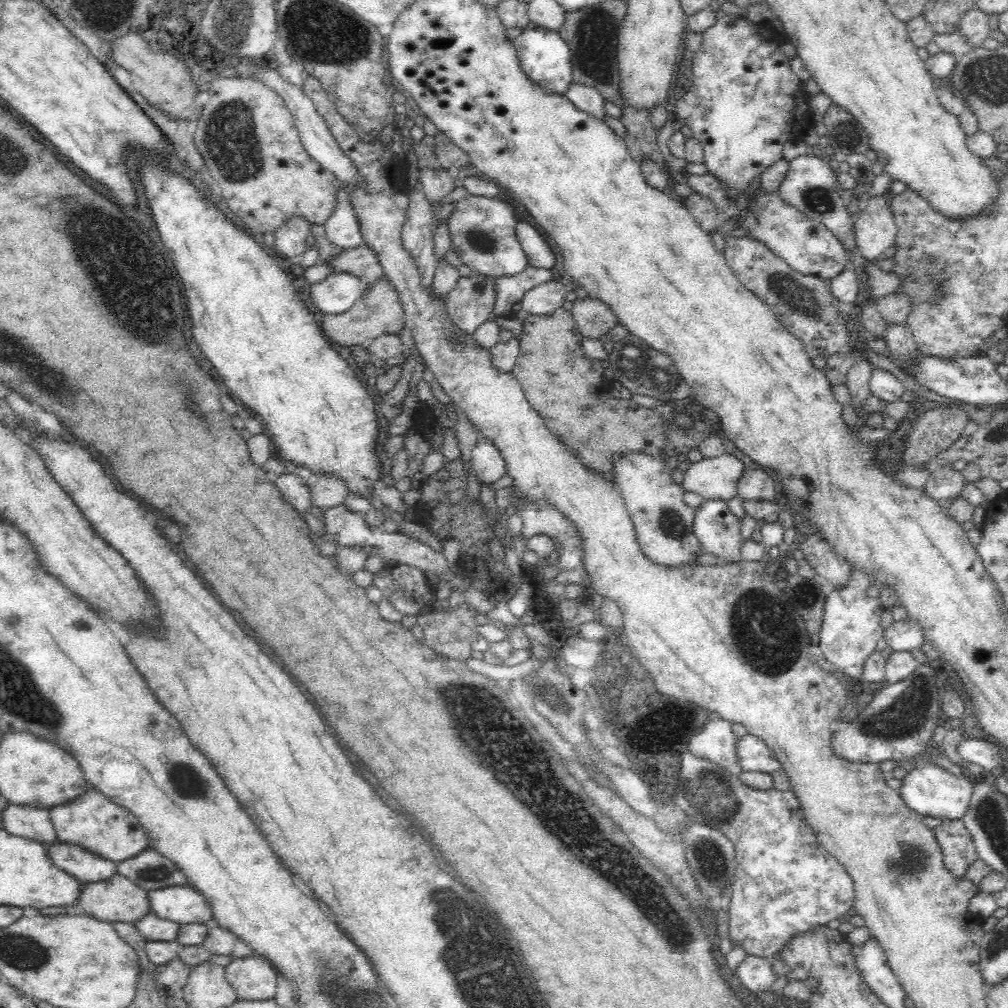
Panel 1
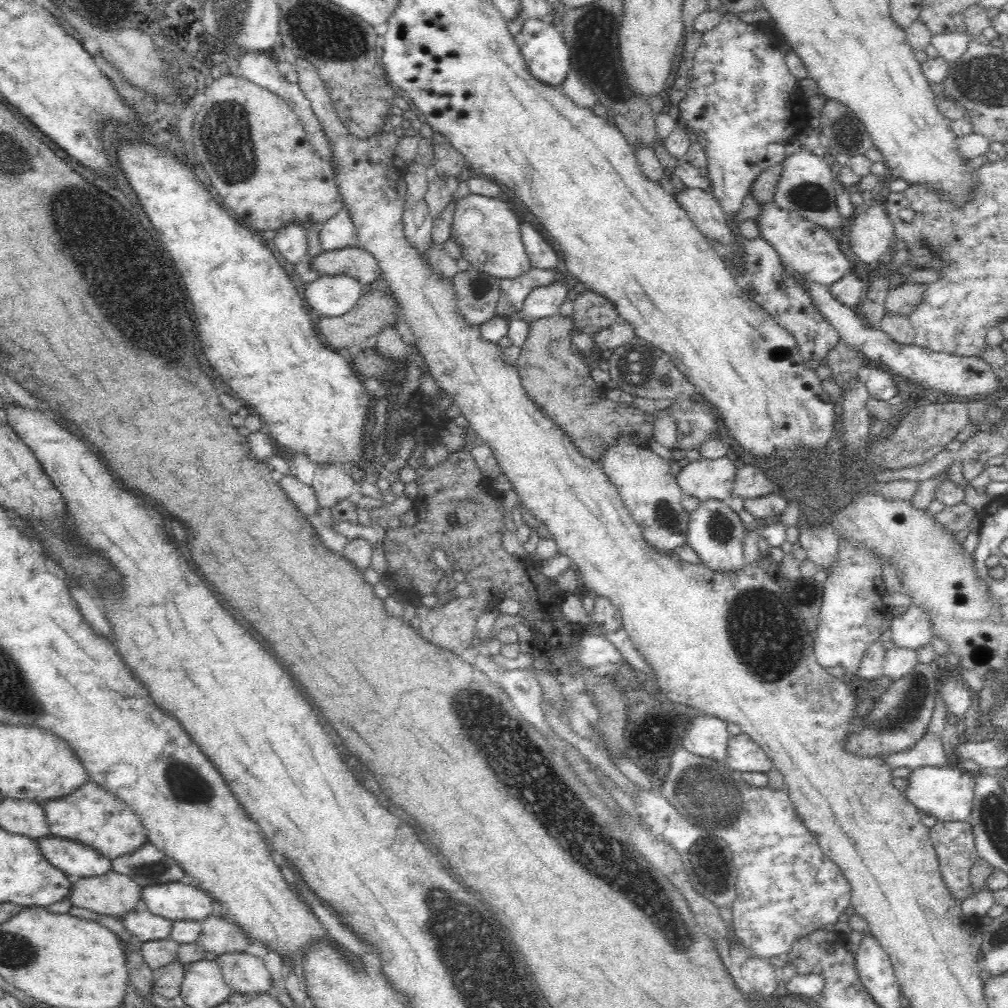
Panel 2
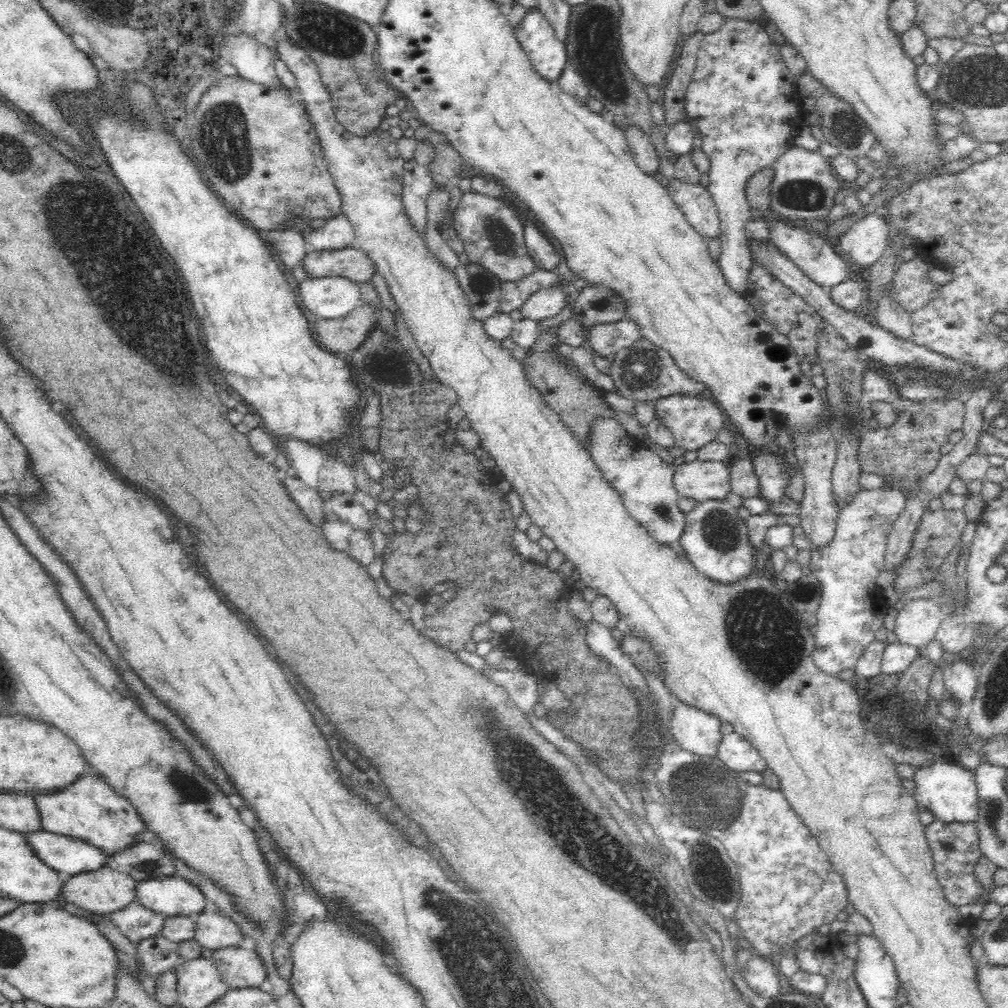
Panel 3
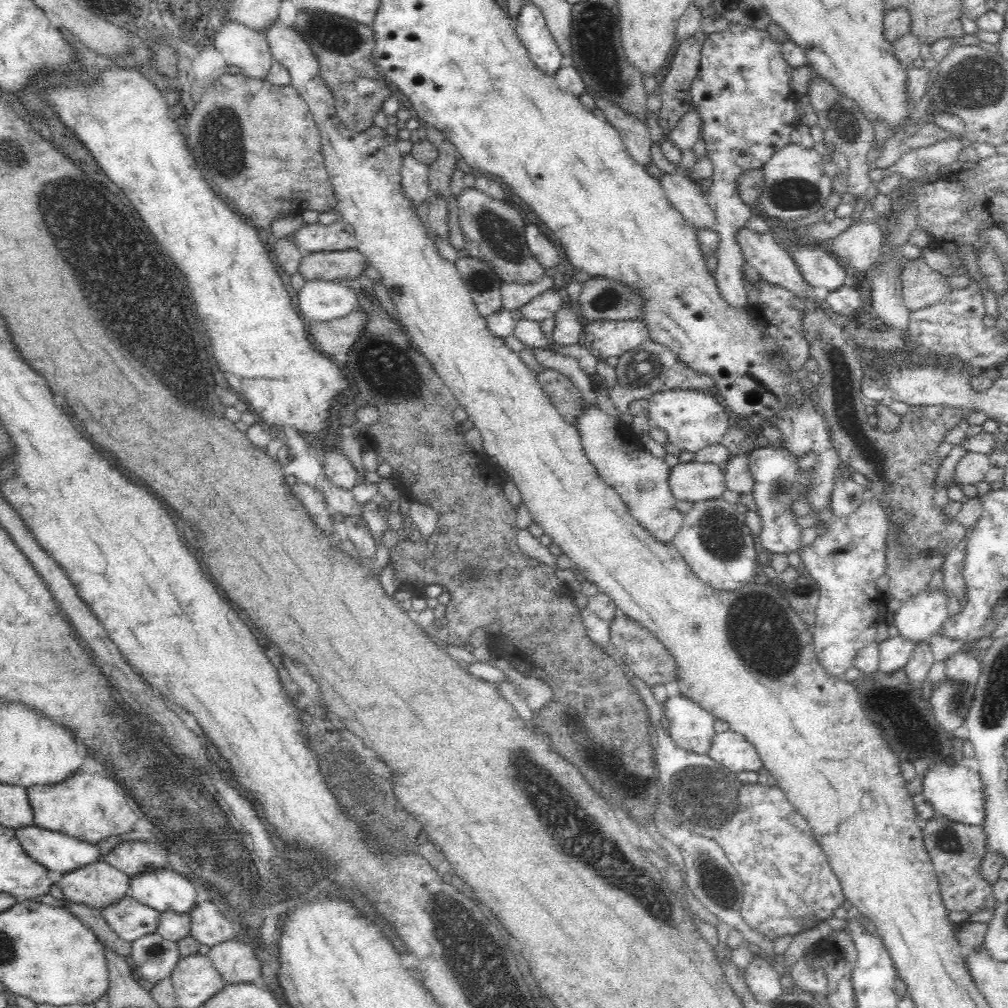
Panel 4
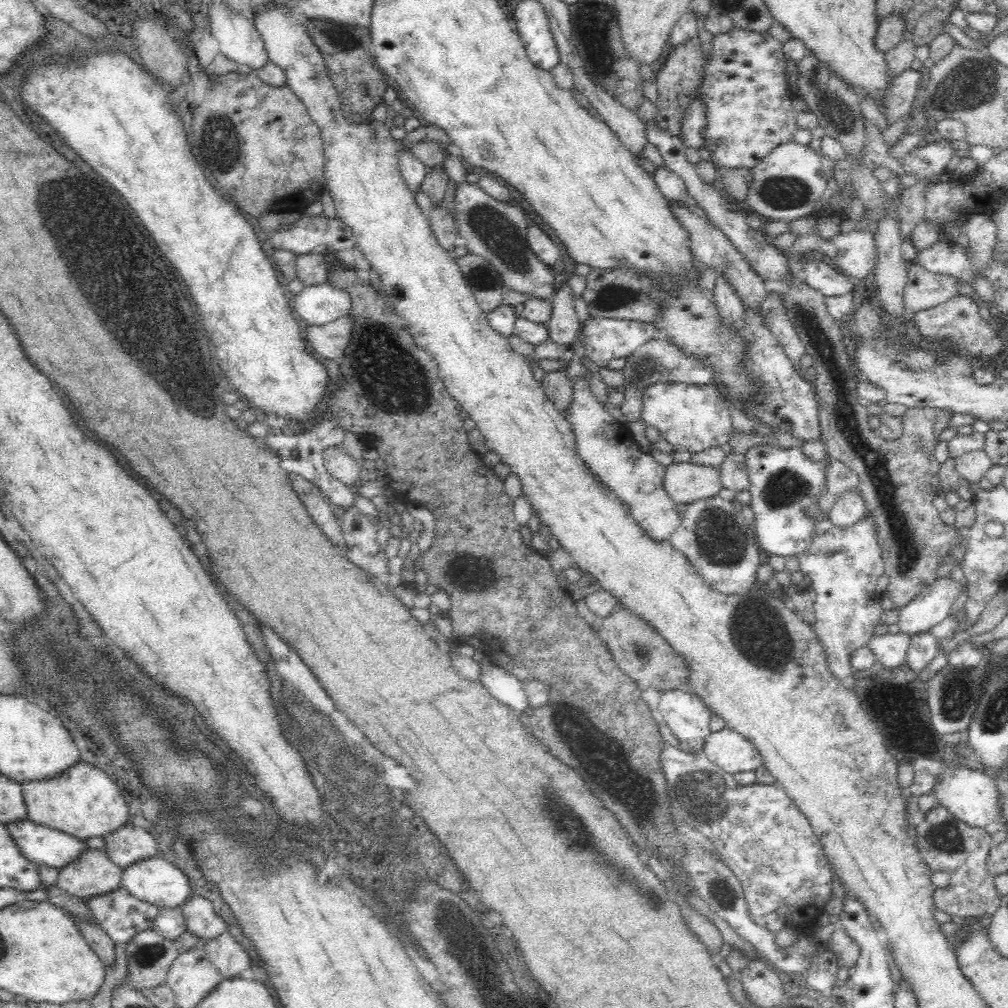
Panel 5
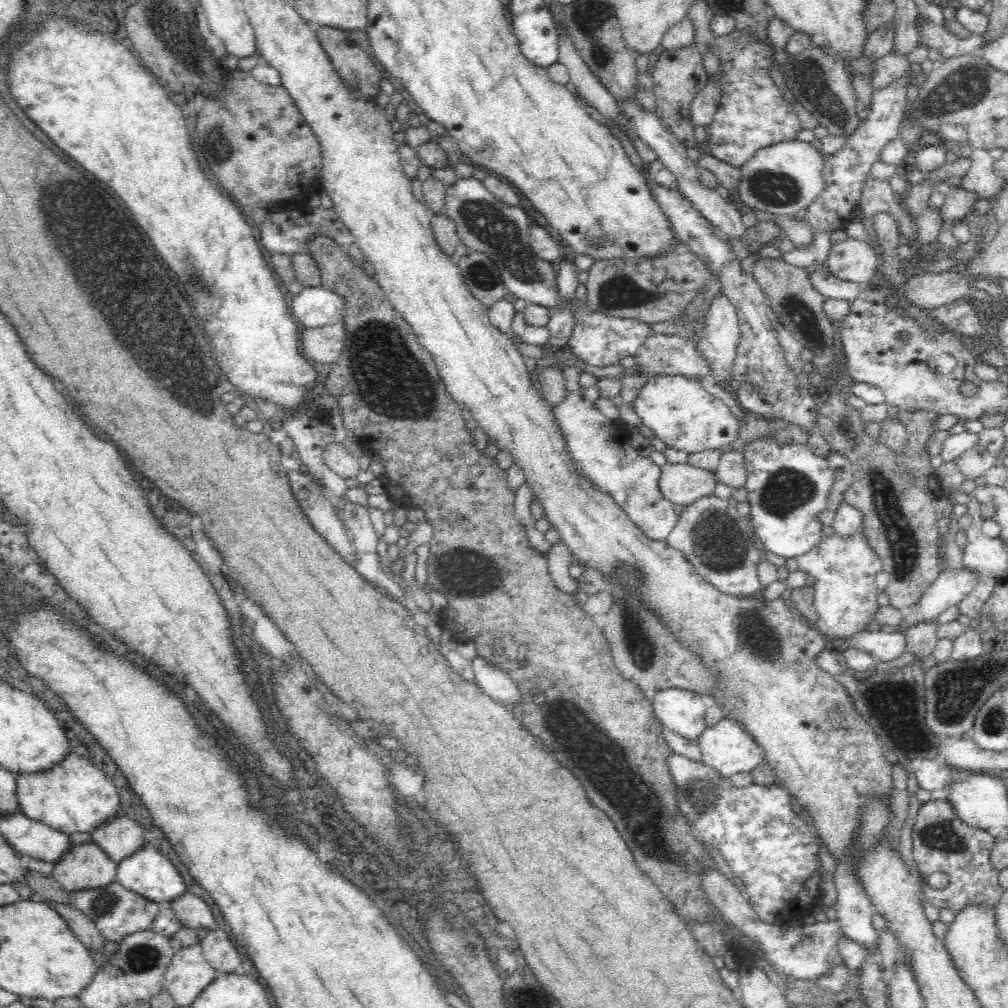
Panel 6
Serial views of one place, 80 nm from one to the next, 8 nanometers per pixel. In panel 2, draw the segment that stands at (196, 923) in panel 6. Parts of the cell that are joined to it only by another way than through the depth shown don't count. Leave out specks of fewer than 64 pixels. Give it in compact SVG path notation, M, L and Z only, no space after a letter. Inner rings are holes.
M212 915L201 923L202 934L196 942L208 952L220 955L247 953L250 950L250 942L235 924L226 923L226 920Z

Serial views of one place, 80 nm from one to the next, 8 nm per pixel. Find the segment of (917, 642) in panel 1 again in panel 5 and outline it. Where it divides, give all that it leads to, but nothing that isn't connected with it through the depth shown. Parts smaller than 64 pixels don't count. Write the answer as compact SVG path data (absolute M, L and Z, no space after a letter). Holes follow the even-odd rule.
M947 577L937 578L906 606L899 609L899 632L908 636L920 636L931 632L948 614L957 593L957 584Z

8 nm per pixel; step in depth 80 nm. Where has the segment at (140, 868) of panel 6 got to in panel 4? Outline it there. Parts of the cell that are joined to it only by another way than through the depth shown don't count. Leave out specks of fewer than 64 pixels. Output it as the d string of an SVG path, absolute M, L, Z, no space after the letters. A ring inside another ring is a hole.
M161 869L130 878L132 896L159 913L190 914L203 897L195 883L173 869Z

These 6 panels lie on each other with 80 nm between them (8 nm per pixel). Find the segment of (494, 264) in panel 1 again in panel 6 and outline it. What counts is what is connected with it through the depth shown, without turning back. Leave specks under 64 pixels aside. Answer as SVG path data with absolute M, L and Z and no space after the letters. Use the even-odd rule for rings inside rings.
M473 177L458 178L452 186L446 186L446 198L444 198L443 212L454 221L460 240L467 249L480 252L482 255L494 261L500 270L503 284L511 294L518 299L523 299L527 303L536 303L546 306L549 310L556 308L558 299L558 286L556 267L554 263L542 260L534 255L534 250L530 247L528 214L518 205L509 205L495 196L492 196L482 181Z

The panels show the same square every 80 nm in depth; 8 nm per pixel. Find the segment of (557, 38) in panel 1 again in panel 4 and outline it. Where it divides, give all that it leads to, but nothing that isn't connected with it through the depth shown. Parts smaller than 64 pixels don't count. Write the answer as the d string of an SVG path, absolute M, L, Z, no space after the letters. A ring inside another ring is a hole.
M526 2L517 19L515 33L526 47L532 63L543 74L553 77L567 59L553 39L543 12L531 2Z

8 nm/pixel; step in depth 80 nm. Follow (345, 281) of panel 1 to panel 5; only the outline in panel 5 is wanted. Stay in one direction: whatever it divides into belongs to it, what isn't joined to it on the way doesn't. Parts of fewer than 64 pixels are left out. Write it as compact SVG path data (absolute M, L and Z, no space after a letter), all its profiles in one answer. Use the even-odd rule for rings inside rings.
M328 283L305 286L295 296L296 313L307 325L333 322L348 315L353 308L351 295Z

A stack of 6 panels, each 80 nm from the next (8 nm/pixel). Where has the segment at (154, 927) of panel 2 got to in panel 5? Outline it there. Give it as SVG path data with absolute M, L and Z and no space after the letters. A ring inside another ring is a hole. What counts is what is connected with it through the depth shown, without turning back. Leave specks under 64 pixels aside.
M124 887L87 903L100 929L109 935L113 943L130 942L140 932L150 929L160 910L134 898Z

